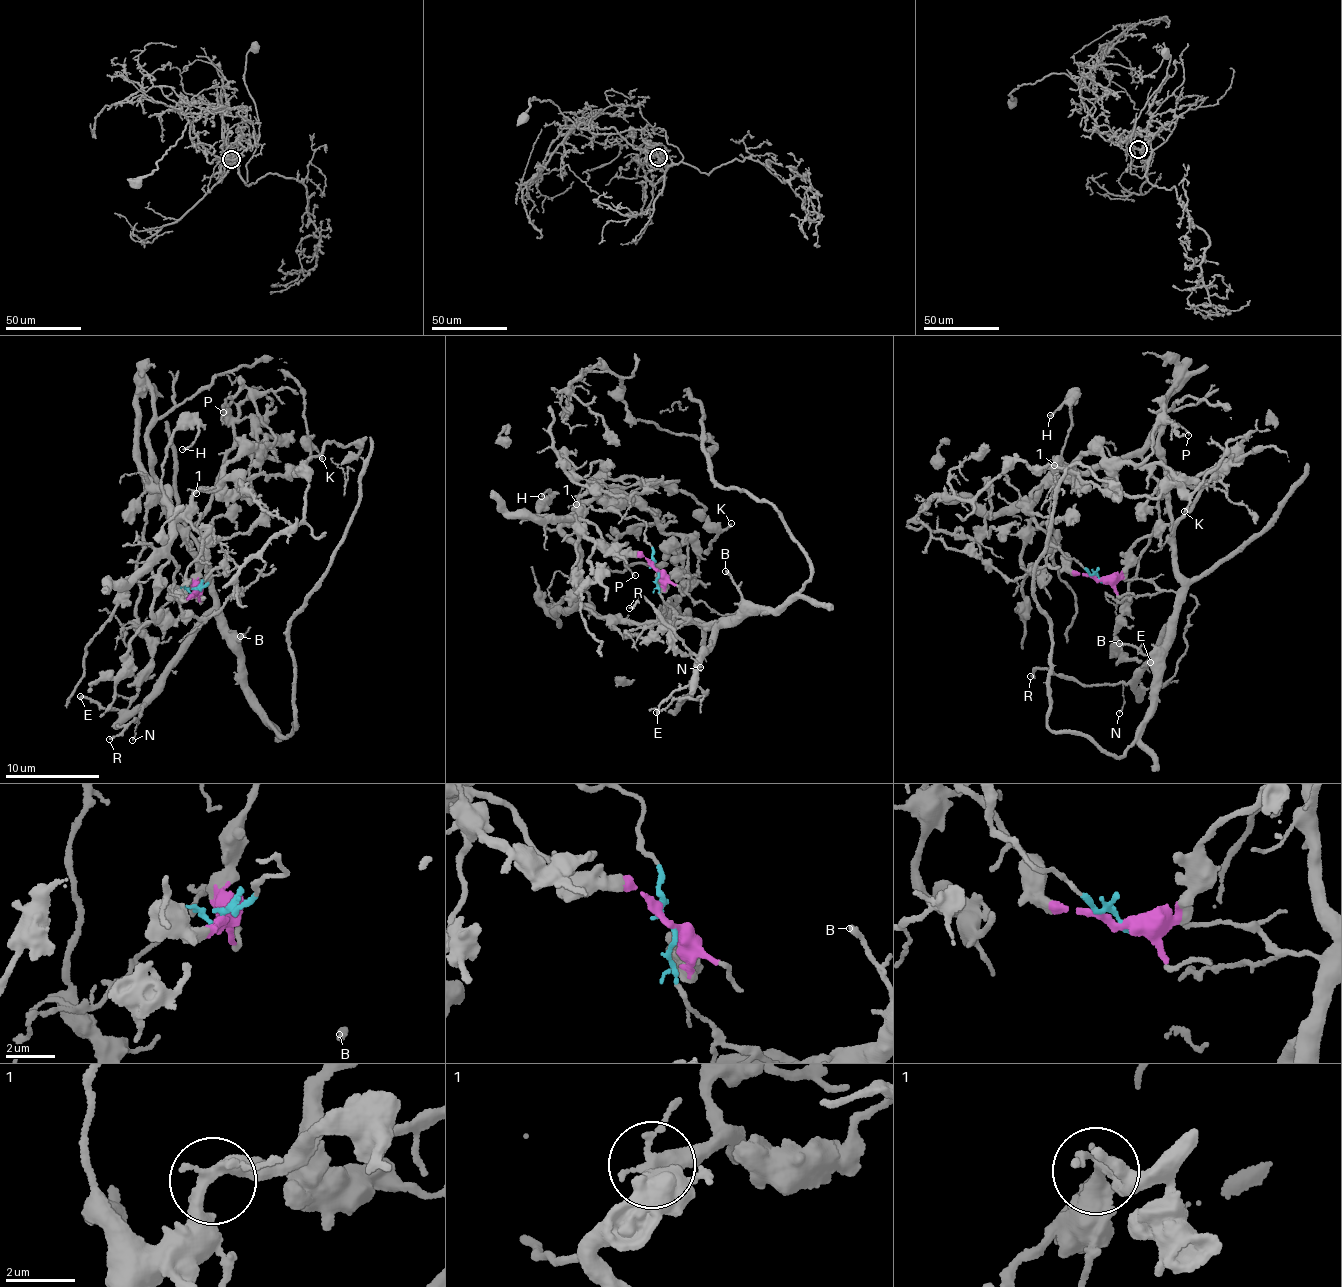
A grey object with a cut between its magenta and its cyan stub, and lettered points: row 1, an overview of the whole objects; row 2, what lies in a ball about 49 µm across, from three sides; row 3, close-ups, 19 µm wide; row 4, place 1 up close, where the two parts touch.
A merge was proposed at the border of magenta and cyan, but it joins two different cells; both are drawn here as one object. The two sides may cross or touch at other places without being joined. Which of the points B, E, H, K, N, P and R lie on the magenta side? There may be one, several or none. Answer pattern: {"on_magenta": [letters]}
{"on_magenta": ["H", "K", "P"]}

